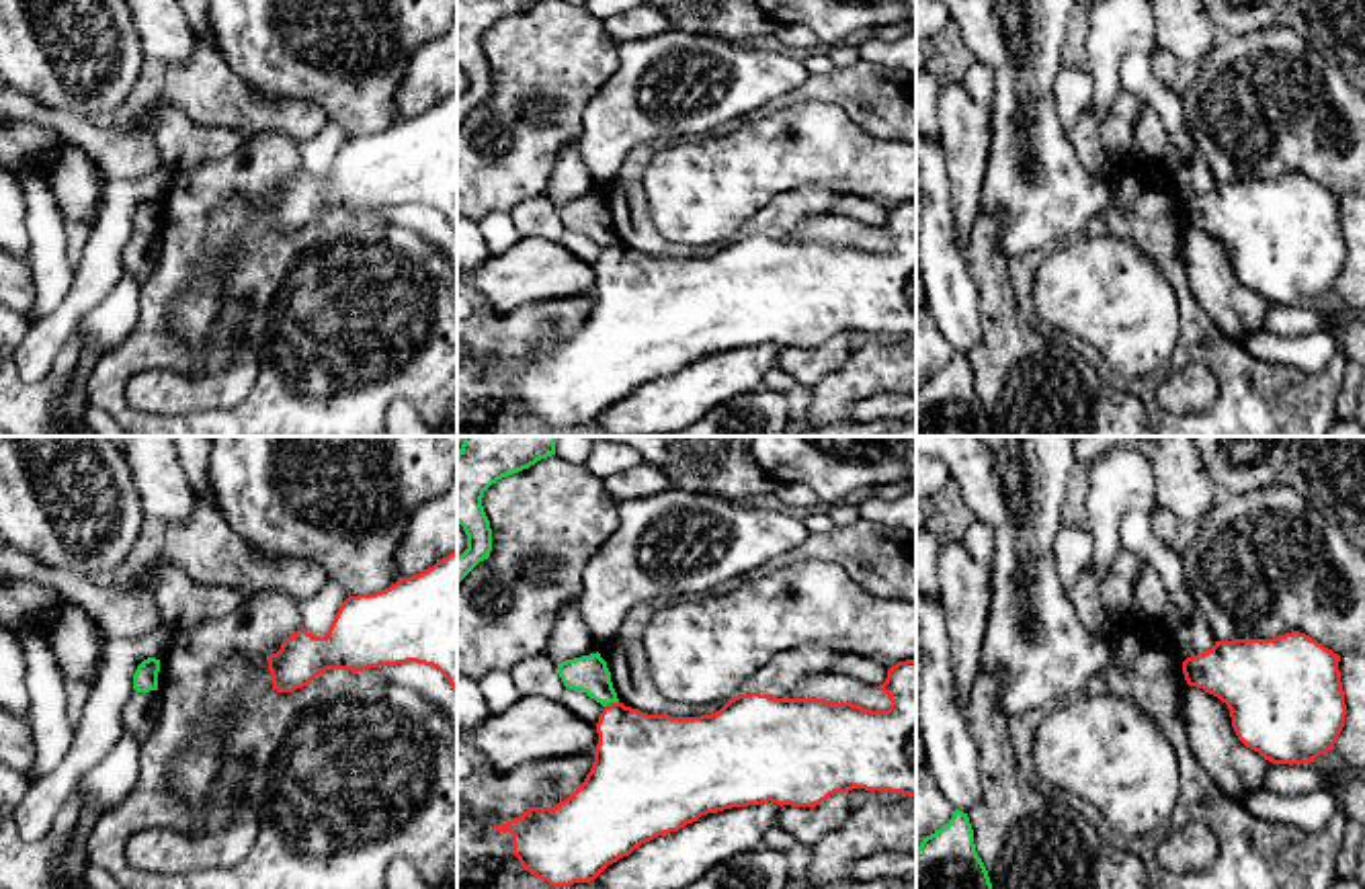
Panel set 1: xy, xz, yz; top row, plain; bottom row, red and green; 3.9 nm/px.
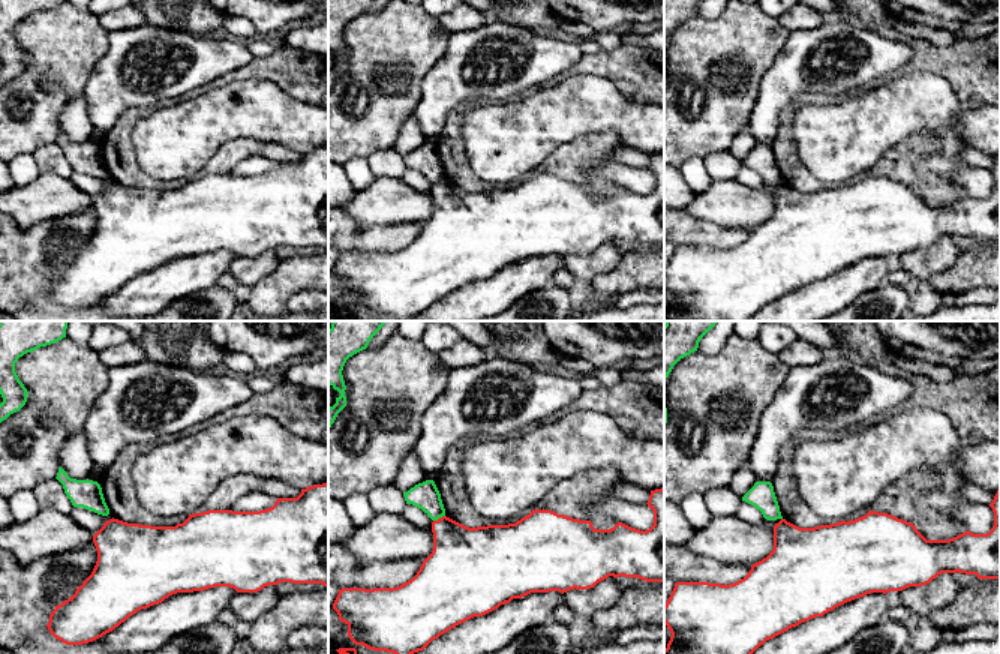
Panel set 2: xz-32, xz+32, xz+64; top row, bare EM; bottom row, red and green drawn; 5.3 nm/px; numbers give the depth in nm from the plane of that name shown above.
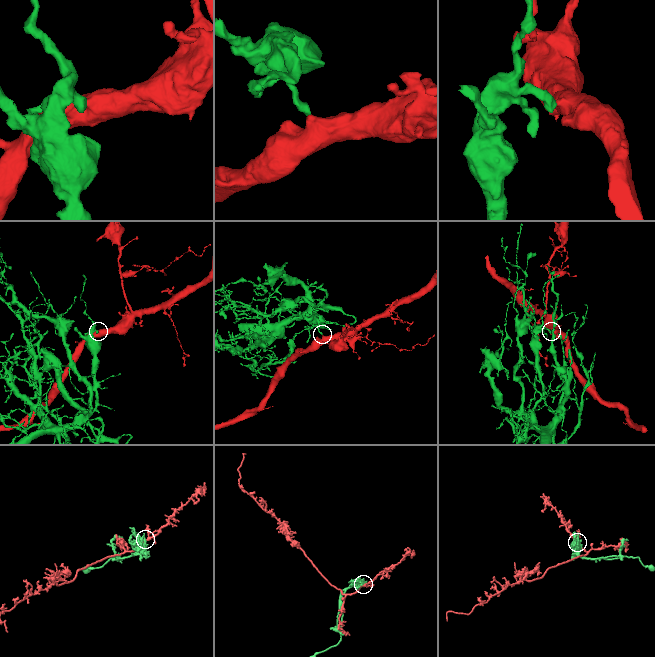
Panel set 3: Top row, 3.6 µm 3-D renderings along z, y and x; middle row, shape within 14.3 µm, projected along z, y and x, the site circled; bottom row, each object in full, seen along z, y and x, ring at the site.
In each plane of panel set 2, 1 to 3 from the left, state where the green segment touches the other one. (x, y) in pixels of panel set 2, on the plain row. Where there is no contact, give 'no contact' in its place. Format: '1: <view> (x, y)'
1: no contact
2: xz+32 (440, 182)
3: no contact

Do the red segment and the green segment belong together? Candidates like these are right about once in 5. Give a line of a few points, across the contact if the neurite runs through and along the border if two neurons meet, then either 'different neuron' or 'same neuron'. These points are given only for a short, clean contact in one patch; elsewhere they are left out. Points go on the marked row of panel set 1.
line xz (617, 701), (605, 707); different neuron

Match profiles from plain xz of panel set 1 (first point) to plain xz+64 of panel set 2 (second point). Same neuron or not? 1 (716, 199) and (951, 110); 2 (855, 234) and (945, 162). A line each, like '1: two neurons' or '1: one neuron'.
1: one neuron
2: two neurons

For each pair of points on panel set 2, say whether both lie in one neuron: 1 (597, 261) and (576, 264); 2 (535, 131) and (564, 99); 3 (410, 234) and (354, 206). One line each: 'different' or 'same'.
1: same
2: same
3: different

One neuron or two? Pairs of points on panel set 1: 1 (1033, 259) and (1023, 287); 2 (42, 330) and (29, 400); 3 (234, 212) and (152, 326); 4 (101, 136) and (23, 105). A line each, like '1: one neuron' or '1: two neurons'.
1: one neuron
2: two neurons
3: two neurons
4: one neuron

